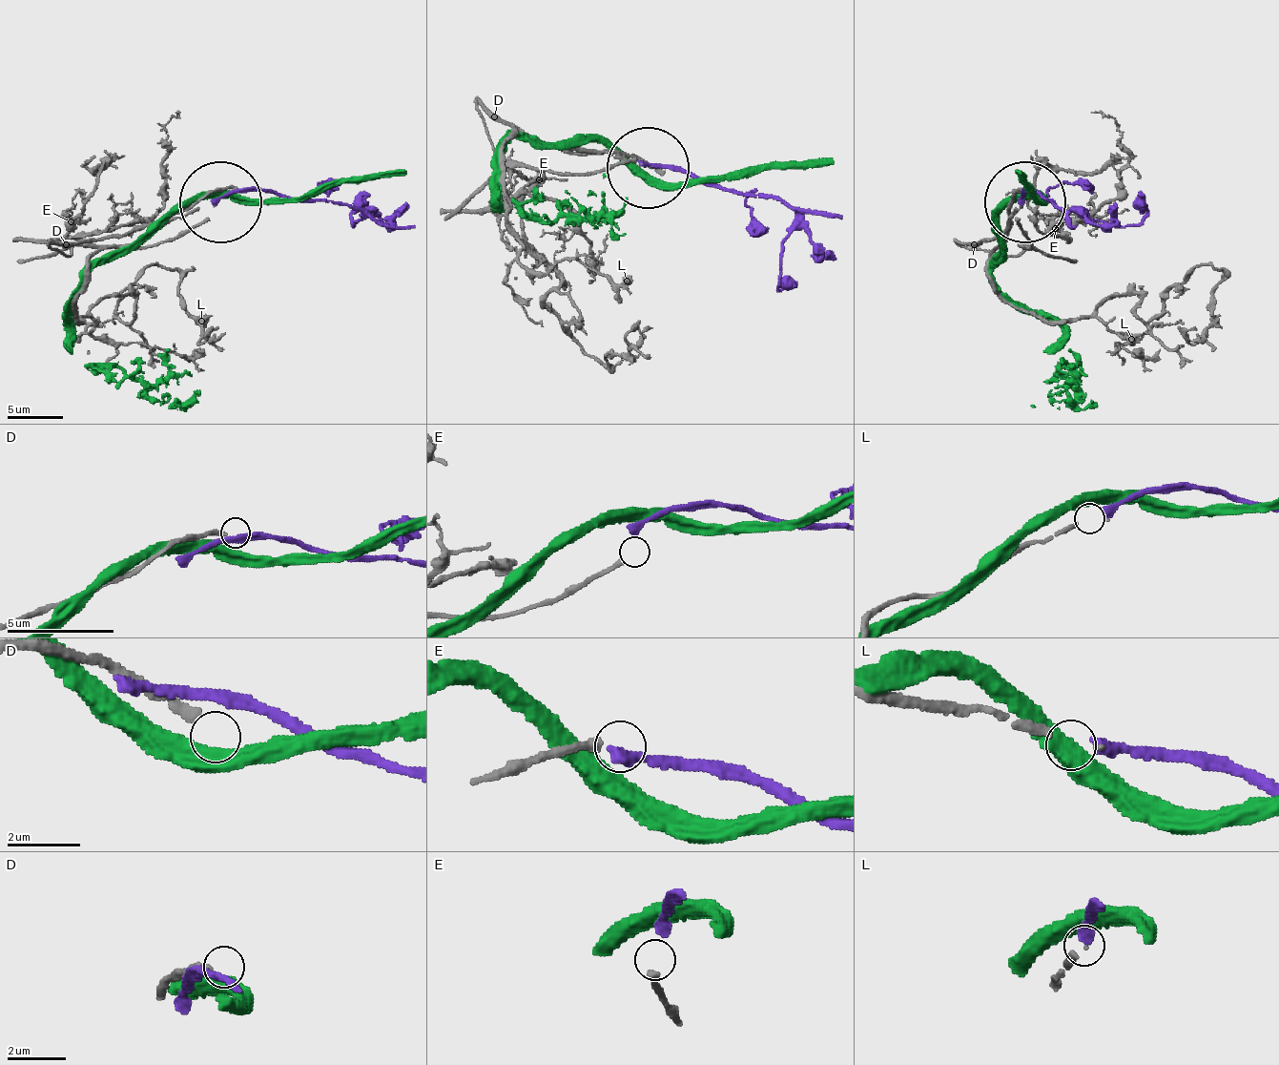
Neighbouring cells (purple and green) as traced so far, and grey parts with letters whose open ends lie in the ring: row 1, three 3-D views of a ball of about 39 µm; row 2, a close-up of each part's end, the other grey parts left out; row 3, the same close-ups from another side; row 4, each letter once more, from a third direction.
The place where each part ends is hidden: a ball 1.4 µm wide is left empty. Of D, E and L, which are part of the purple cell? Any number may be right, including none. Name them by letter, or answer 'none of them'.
L

